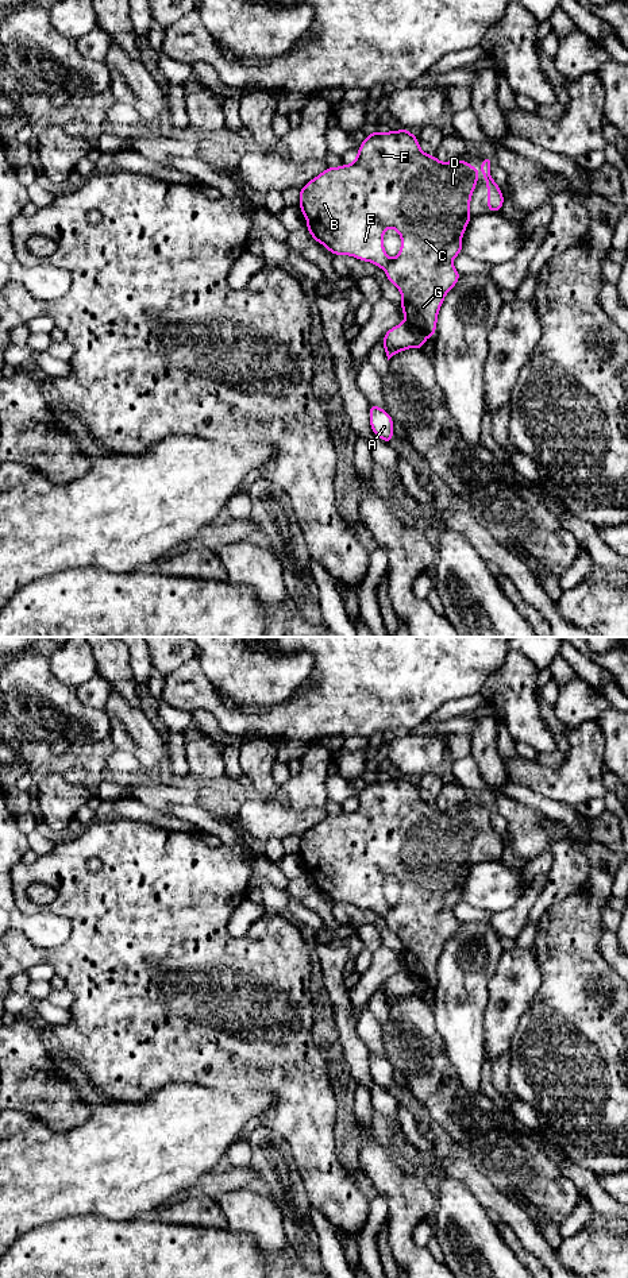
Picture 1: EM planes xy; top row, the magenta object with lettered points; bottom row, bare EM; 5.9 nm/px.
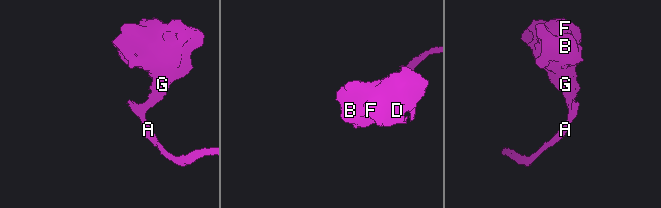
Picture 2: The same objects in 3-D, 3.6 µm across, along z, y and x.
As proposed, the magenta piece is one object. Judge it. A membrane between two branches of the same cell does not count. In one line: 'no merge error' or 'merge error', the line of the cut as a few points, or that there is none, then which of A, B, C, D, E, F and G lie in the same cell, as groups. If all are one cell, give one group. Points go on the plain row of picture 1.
merge error | xy (405, 968), (426, 984) | A / B C D E F G

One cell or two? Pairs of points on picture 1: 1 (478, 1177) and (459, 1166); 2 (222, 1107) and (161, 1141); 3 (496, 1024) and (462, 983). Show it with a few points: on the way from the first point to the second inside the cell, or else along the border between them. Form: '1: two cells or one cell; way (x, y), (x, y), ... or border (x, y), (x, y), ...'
1: one cell; way (474, 1177), (463, 1170)
2: one cell; way (207, 1122), (187, 1127), (176, 1136)
3: two cells; border (490, 979), (482, 1041)

